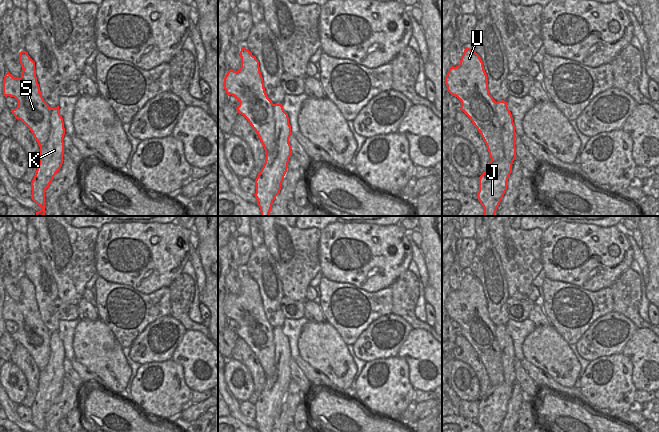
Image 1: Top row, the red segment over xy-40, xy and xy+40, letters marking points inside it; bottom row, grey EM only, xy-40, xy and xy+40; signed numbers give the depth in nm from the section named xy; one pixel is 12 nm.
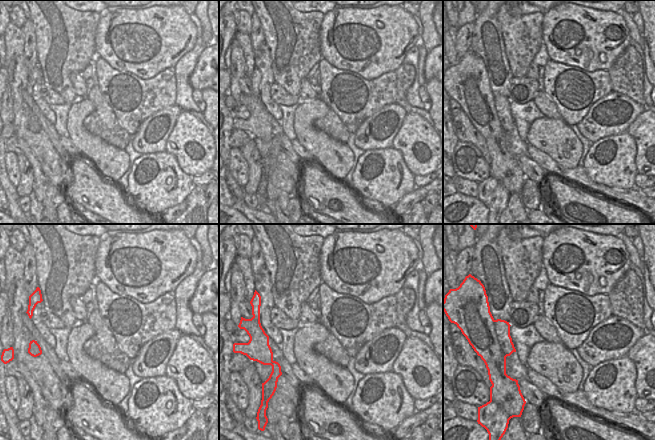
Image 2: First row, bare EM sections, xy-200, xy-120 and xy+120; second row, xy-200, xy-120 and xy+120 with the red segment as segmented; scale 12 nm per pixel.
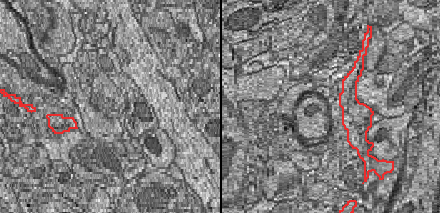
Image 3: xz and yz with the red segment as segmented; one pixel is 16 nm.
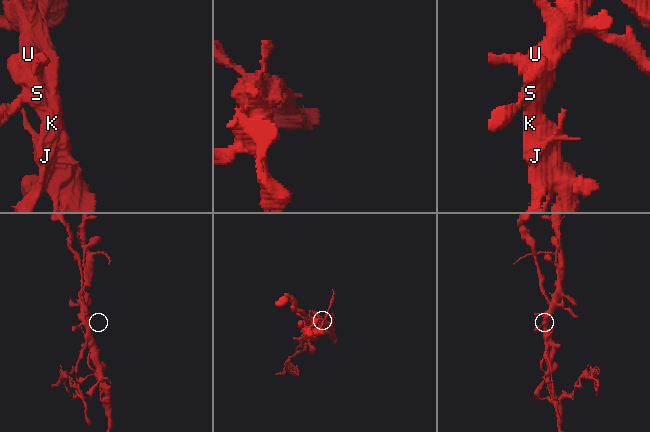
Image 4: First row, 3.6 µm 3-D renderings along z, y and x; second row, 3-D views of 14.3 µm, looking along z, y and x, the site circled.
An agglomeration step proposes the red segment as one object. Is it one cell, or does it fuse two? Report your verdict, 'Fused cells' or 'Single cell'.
Fused cells.

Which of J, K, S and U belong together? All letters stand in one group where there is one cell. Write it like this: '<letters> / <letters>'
J K / S U

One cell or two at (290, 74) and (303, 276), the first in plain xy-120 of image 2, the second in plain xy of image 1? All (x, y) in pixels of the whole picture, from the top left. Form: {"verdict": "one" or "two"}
{"verdict": "one"}

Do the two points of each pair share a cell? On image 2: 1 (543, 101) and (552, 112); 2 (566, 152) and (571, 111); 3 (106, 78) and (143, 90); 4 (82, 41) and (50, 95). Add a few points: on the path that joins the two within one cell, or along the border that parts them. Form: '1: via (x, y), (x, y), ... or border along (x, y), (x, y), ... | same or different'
1: via (544, 104), (549, 109) | same
2: border along (560, 118), (569, 126) | different
3: via (115, 85), (122, 90), (134, 90) | same
4: border along (44, 82), (55, 90), (65, 103) | different

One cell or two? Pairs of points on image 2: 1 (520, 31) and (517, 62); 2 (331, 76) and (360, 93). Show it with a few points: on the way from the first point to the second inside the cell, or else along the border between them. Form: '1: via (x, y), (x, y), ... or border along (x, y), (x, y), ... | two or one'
1: via (520, 39), (520, 54) | one
2: via (338, 83), (348, 93), (353, 93) | one

